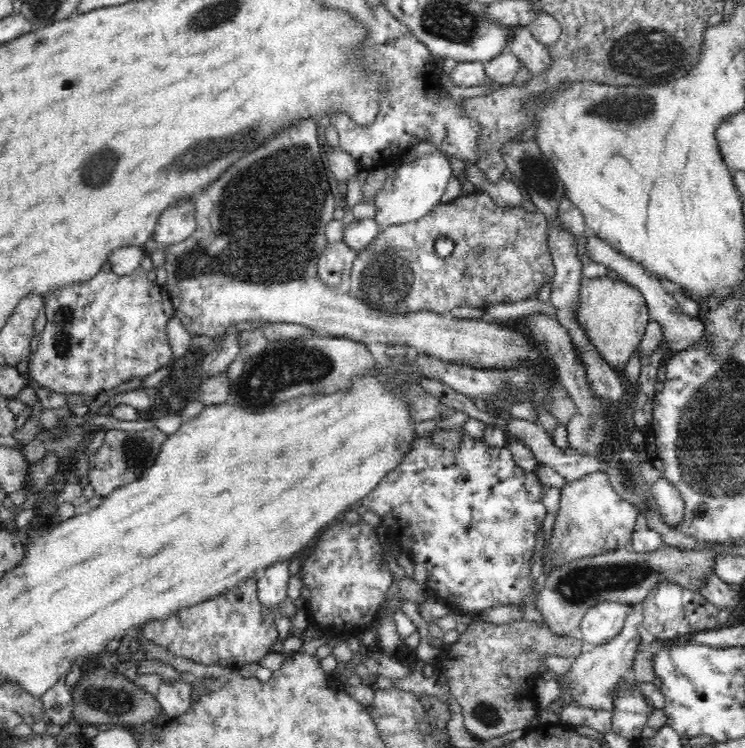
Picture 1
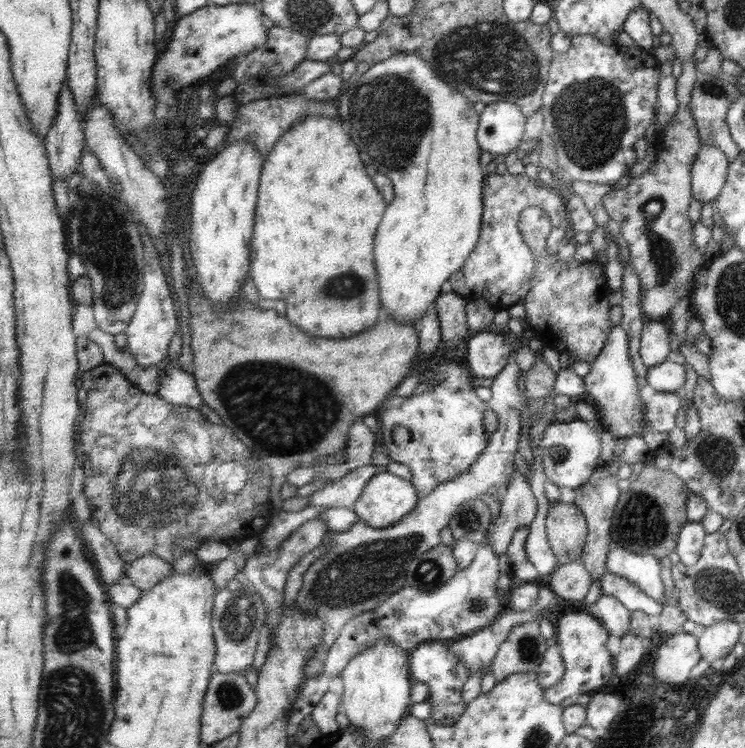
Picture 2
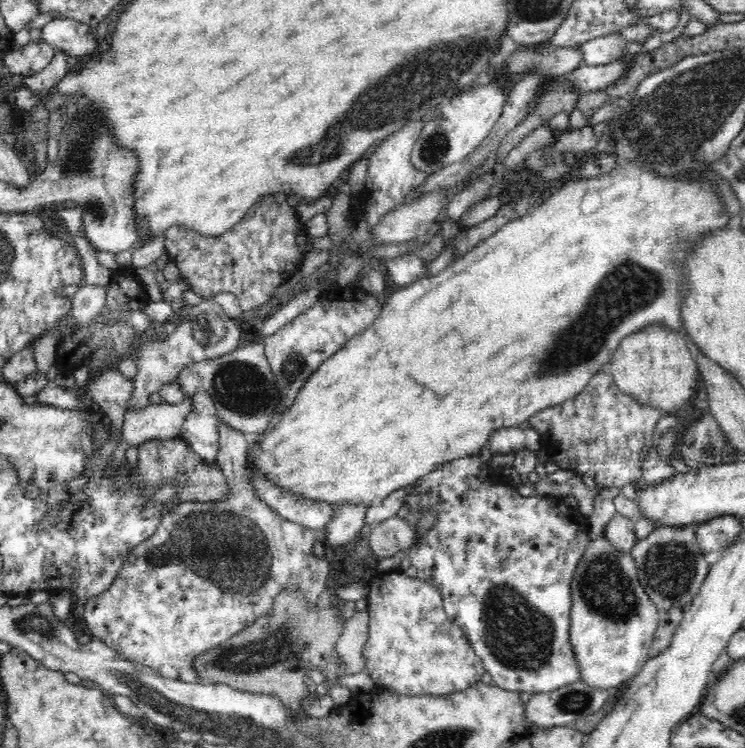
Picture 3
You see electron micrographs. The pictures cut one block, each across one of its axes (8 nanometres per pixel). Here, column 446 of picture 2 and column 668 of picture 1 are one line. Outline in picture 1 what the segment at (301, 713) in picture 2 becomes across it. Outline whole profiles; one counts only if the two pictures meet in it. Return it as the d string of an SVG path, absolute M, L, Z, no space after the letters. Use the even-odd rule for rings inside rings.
M663 581L654 586L643 600L643 627L656 640L672 640L684 636L720 627L718 624L718 614L720 609L714 606L700 592L686 590L677 584Z

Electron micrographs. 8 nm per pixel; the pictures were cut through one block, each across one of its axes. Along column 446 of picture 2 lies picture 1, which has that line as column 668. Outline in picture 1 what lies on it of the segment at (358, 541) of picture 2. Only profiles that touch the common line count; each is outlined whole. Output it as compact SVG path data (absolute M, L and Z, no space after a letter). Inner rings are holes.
M660 479L651 486L651 492L661 520L671 529L678 529L685 514L685 502L678 495L678 491L666 479Z

